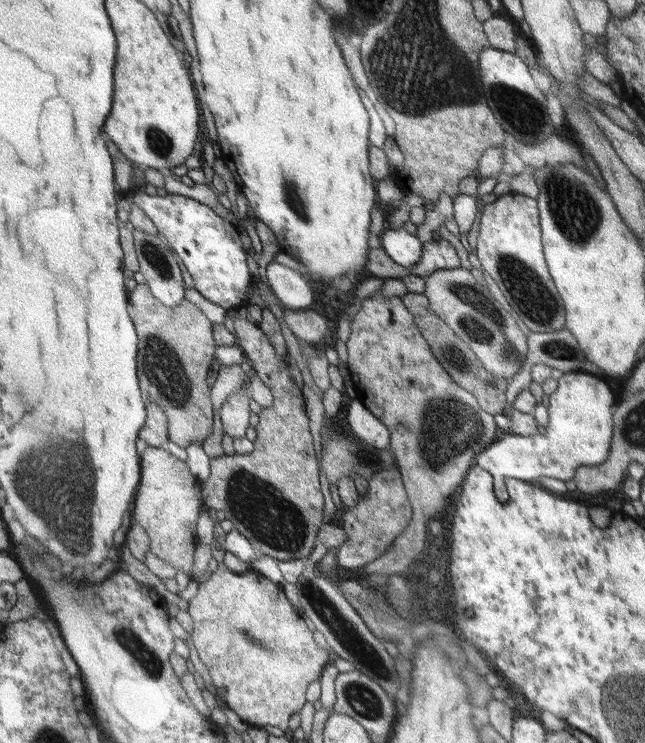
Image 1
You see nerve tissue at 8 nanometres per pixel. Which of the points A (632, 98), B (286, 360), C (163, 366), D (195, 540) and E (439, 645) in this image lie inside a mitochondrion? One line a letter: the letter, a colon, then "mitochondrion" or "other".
A: other
B: other
C: mitochondrion
D: other
E: other

